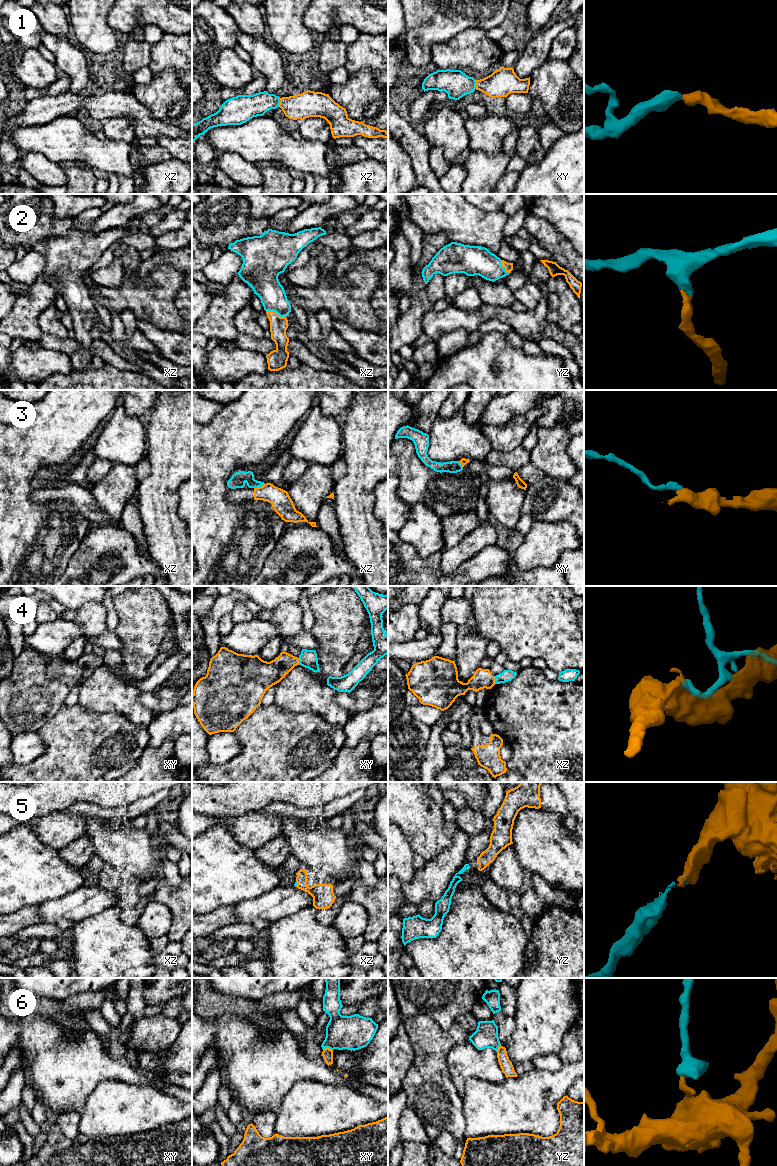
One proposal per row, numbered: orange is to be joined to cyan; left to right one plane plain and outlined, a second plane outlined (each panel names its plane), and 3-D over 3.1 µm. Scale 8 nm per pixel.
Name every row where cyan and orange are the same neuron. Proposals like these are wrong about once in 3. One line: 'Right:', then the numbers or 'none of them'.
Right: 1, 2, 5

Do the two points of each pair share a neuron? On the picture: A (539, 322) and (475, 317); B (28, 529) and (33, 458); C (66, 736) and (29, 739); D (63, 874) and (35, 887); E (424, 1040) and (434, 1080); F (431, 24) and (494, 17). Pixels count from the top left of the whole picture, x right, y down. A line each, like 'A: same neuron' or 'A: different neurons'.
A: same neuron
B: same neuron
C: different neurons
D: same neuron
E: same neuron
F: same neuron

